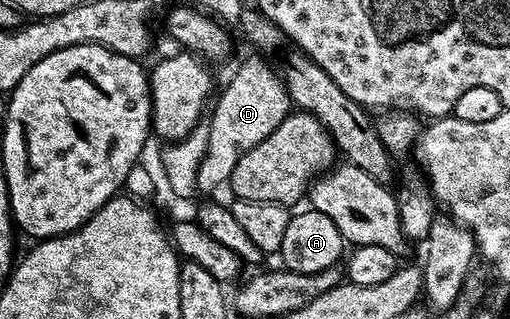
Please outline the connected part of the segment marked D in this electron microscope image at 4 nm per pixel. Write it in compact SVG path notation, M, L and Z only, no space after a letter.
M253 56L237 70L237 75L225 86L221 99L213 106L213 115L207 118L209 139L206 152L198 166L196 189L217 190L228 183L231 172L239 160L255 144L267 140L291 112L289 89L284 81L264 62L264 57Z

